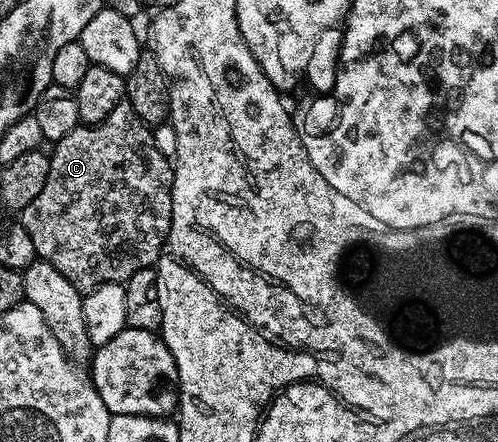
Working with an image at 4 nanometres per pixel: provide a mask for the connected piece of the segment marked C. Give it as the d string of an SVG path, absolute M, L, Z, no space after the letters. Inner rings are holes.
M125 102L118 104L104 122L79 123L53 145L48 182L44 182L44 190L20 213L20 223L28 230L28 238L32 238L35 257L56 266L80 290L123 283L136 270L154 268L162 255L172 218L174 170L168 156L166 160L165 154L154 145L150 132L153 132L151 125L145 124L140 114Z

